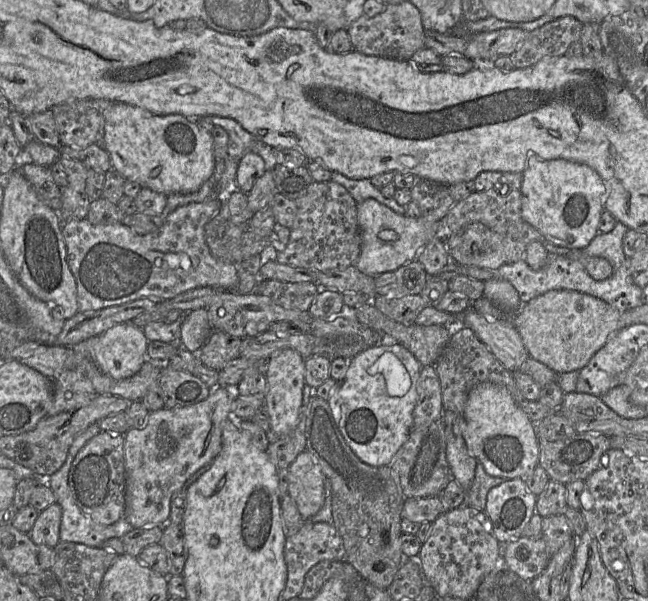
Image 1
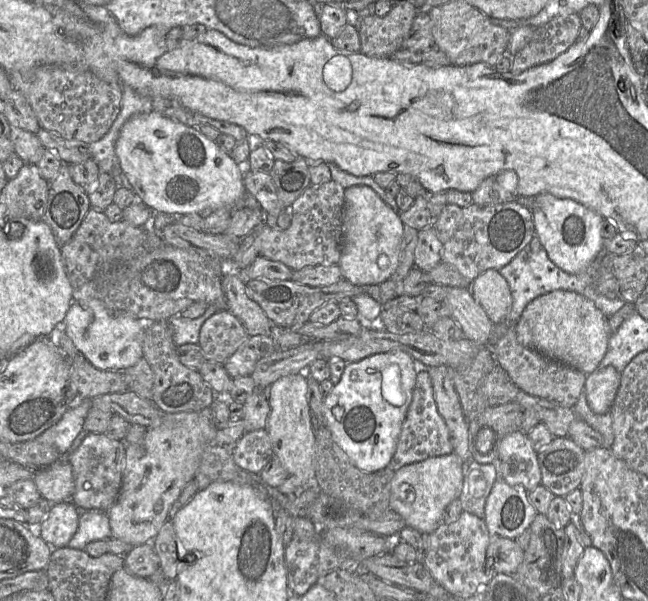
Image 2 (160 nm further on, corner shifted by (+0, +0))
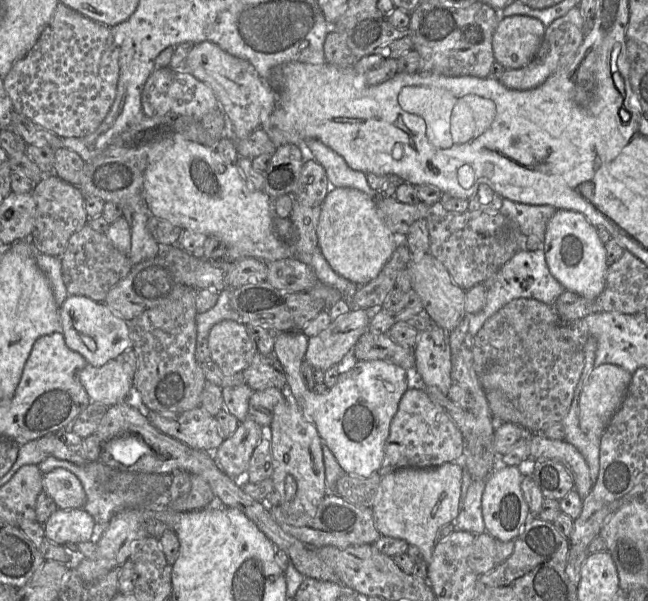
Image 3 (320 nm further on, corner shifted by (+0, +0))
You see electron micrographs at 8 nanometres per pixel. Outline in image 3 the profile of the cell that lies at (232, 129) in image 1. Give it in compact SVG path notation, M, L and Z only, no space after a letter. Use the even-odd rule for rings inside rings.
M171 67L156 68L148 77L141 95L142 111L147 117L160 117L173 113L189 116L201 121L202 117L220 108L219 101L211 88L188 72Z

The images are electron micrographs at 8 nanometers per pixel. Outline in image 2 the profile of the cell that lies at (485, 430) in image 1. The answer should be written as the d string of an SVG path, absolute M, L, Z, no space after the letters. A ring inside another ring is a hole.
M513 431L502 439L497 460L502 479L509 485L522 486L529 492L541 484L538 453L522 431Z

